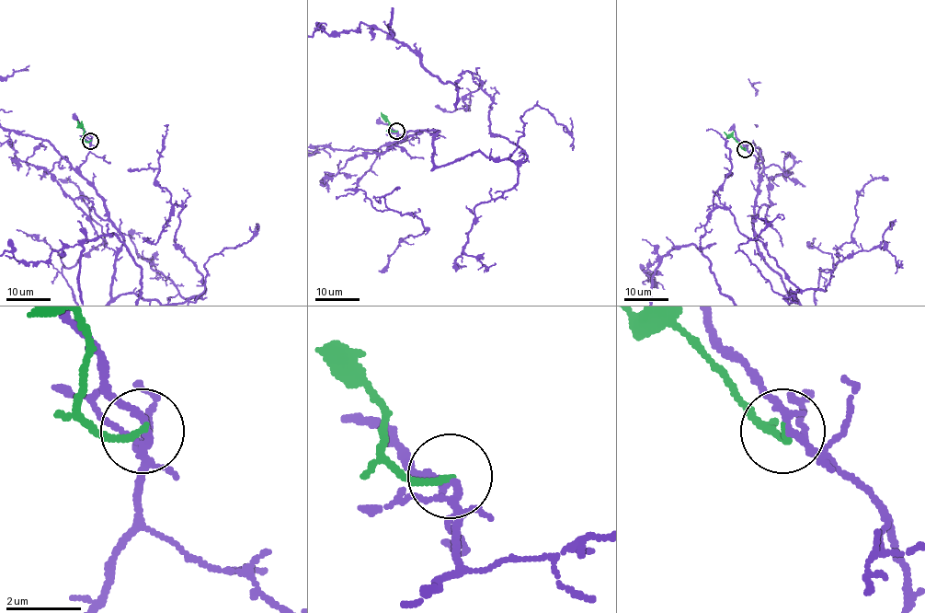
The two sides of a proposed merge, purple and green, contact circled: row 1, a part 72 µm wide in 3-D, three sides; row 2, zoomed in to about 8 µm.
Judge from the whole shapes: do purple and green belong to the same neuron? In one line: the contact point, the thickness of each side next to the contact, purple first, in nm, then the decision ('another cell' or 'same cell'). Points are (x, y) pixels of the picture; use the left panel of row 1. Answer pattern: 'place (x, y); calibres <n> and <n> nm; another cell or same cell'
place (90, 141); calibres 170 and 170 nm; another cell

